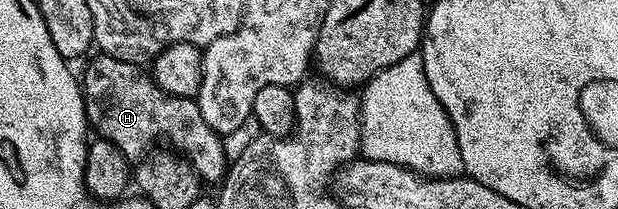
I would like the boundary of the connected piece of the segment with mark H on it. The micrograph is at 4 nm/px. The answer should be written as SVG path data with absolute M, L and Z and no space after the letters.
M91 56L85 62L80 78L82 91L88 102L86 120L89 128L93 132L95 129L94 133L99 138L118 147L130 163L142 161L163 137L170 141L168 145L171 150L184 155L203 182L221 182L228 168L222 137L212 127L208 127L197 100L165 93L143 66L115 57L97 56Z

